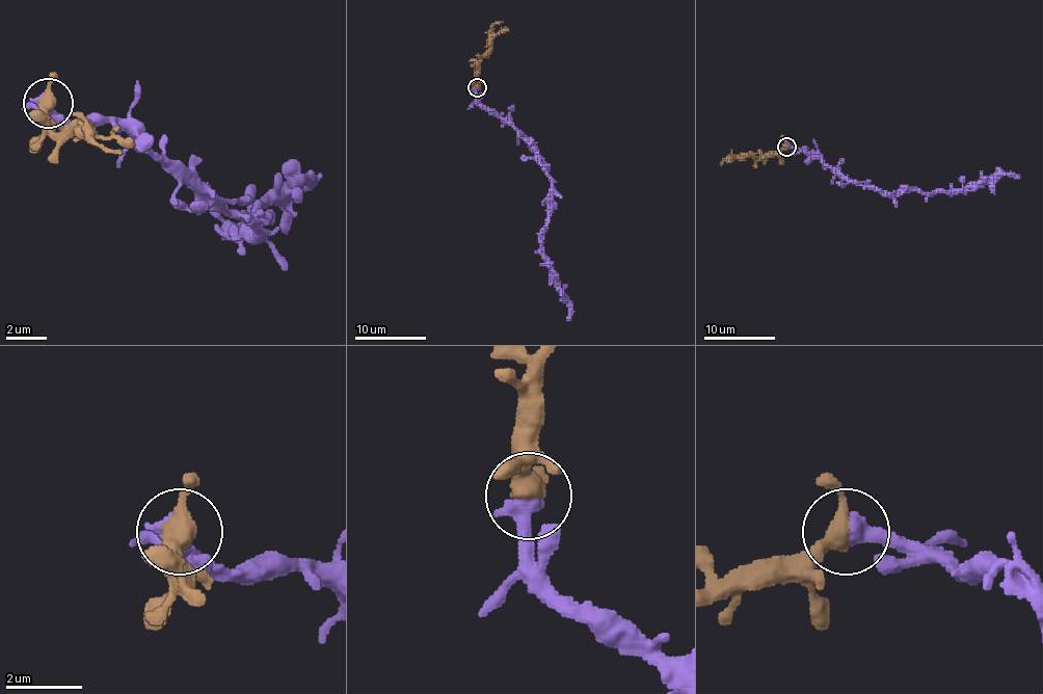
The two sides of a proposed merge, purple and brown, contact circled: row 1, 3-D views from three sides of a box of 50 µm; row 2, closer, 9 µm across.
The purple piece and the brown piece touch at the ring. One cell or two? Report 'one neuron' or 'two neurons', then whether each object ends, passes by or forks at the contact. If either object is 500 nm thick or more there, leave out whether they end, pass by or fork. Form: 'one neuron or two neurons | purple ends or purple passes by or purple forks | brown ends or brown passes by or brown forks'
one neuron

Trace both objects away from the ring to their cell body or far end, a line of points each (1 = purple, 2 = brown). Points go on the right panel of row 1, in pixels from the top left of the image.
1: (786, 147), (816, 153), (852, 182), (881, 192), (957, 192), (979, 187), (1004, 175), (1016, 175), (1019, 178)
2: (786, 147), (758, 157), (728, 157), (721, 165)

